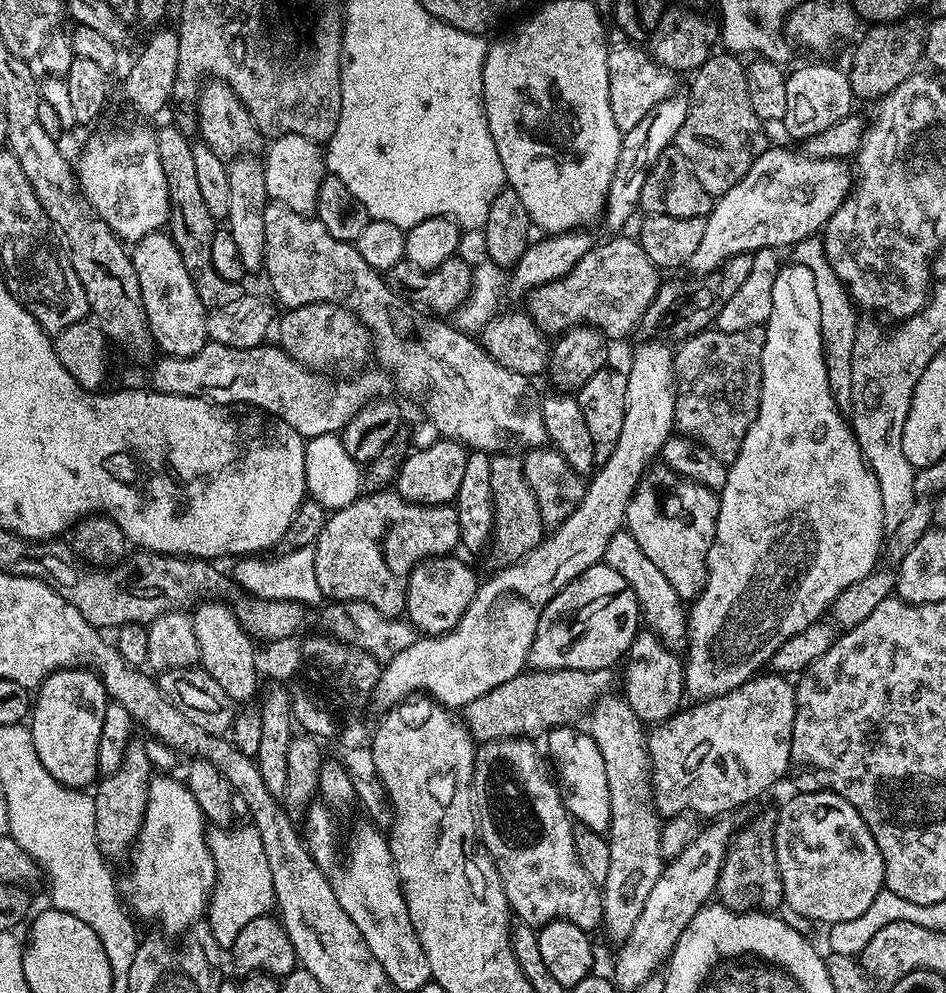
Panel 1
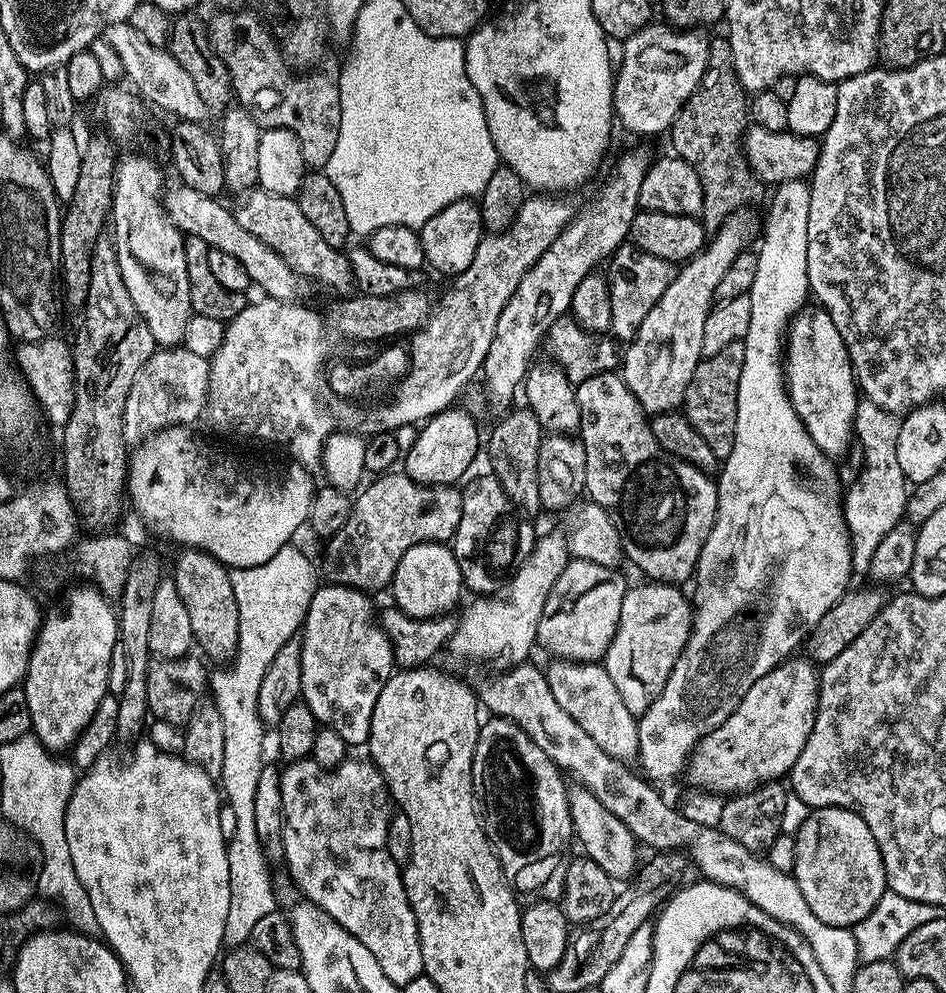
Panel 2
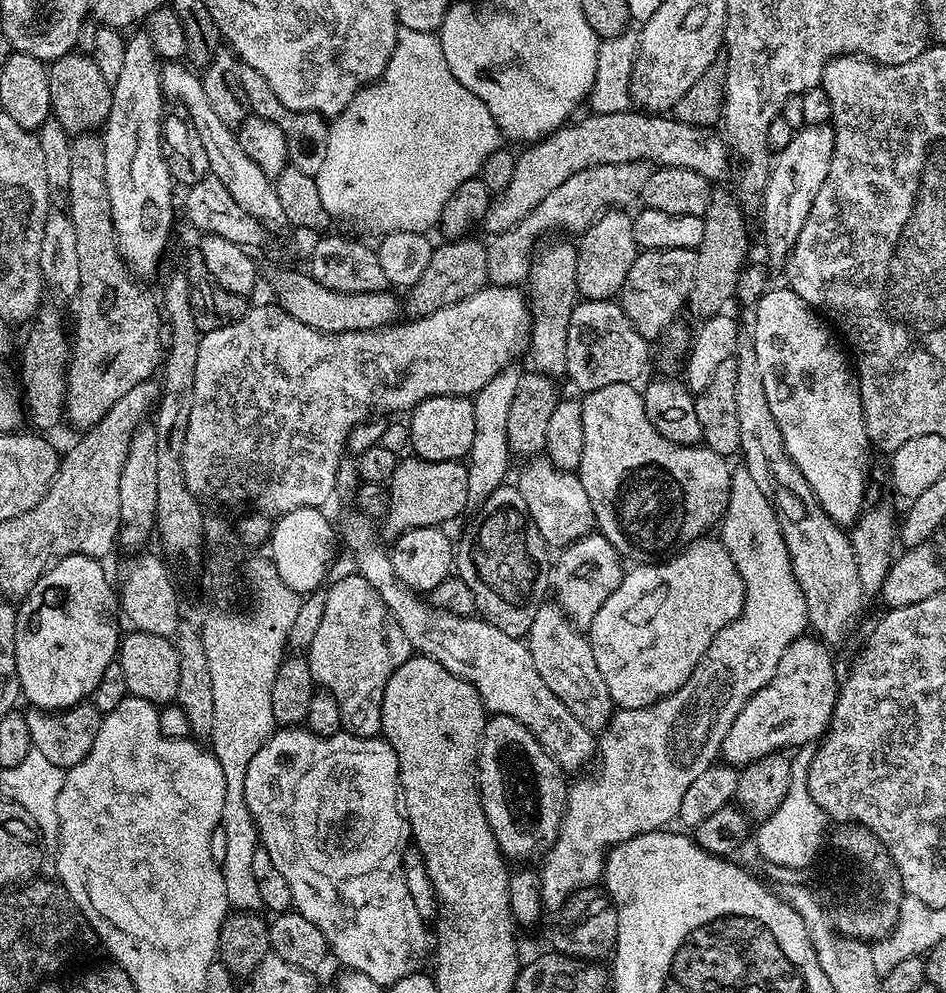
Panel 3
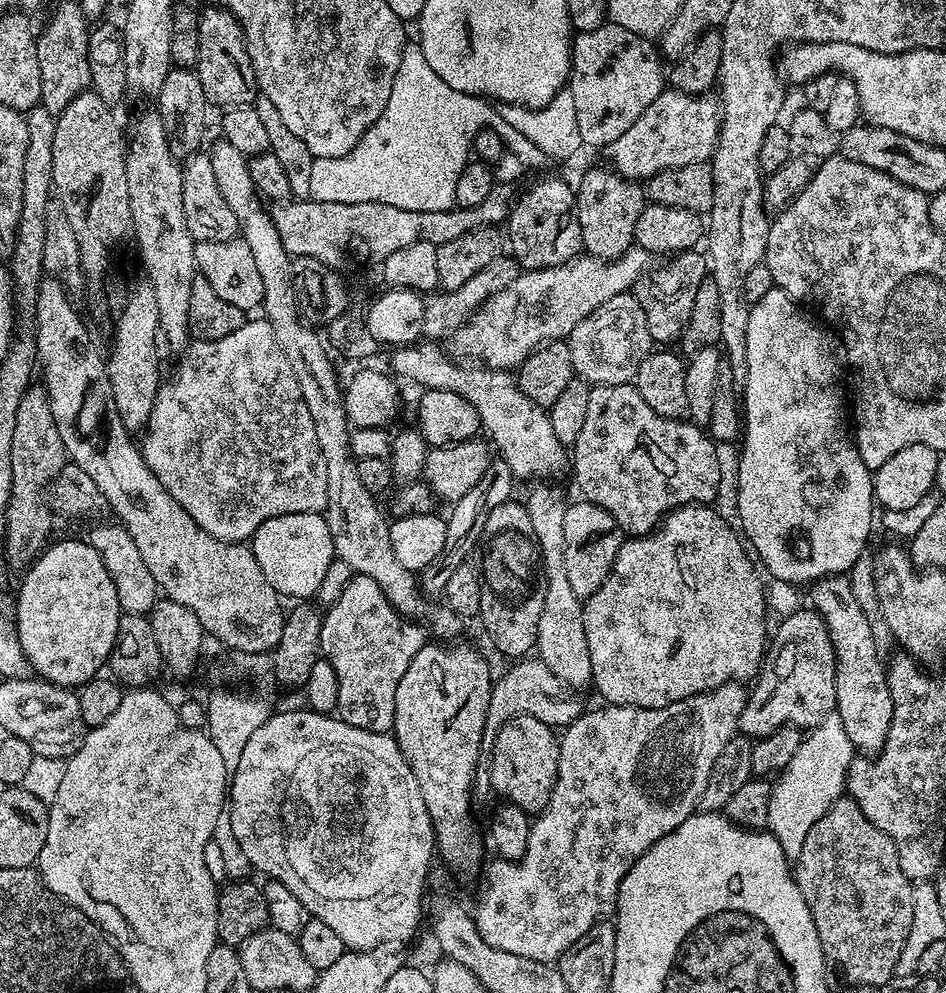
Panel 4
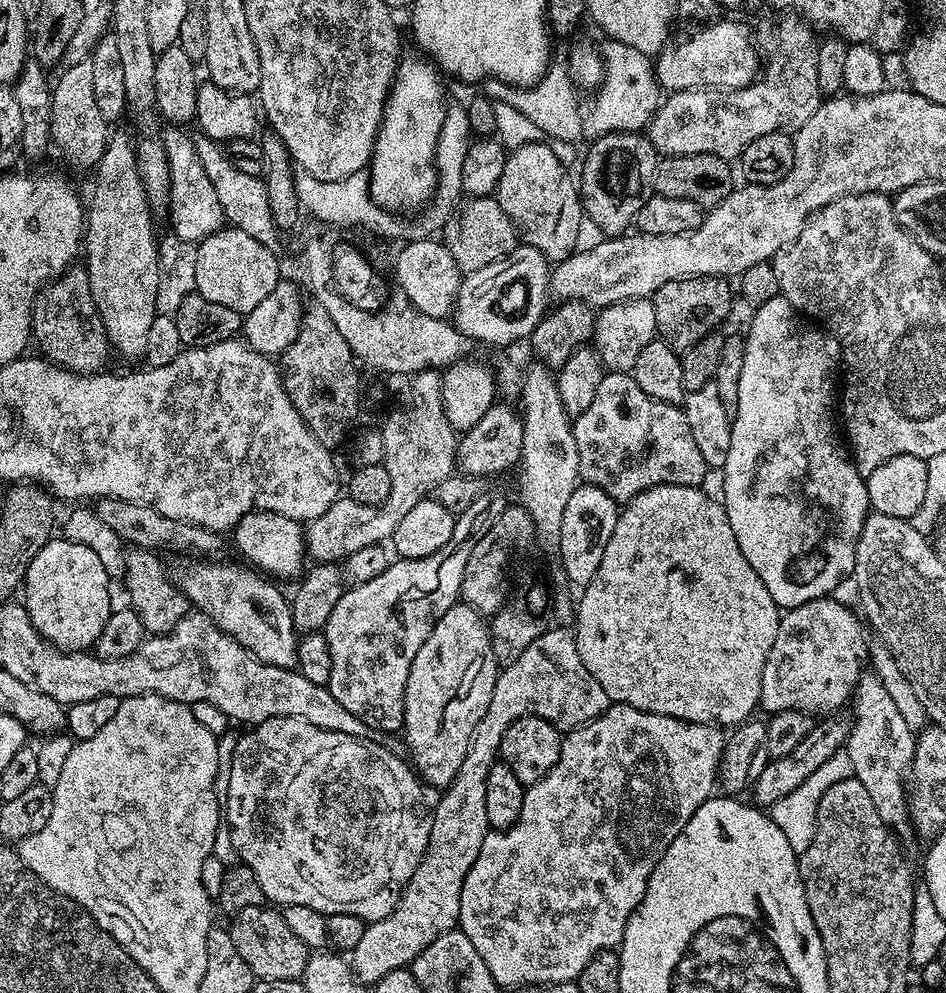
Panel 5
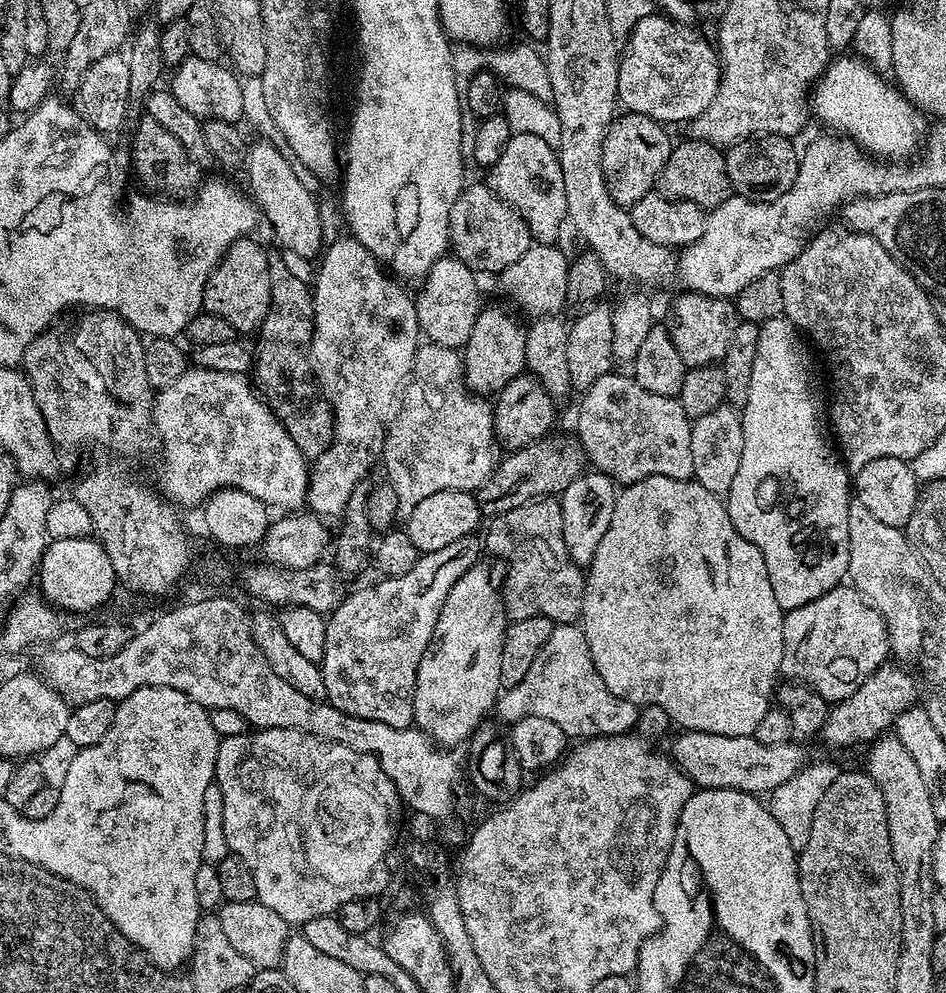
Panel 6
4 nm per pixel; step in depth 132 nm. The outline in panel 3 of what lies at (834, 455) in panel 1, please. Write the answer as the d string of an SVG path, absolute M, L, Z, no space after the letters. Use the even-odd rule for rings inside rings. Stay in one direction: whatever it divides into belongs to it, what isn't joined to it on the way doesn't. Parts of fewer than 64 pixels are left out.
M831 123L797 127L790 138L790 146L775 153L762 193L764 213L760 216L764 223L764 244L774 263L783 265L787 261L792 245L802 230L802 222L806 222L806 214L810 214L810 206L814 206L814 198L818 198L822 182L826 182L826 170L830 170L833 154L834 130ZM743 466L737 467L732 473L732 489L728 506L724 509L724 519L718 528L718 536L726 546L730 558L734 558L744 583L742 610L738 618L734 618L734 622L714 634L706 654L702 654L698 666L694 666L690 678L686 678L681 688L674 690L657 704L613 711L608 725L598 736L600 769L593 780L581 775L576 778L581 780L571 781L556 841L543 853L544 865L539 865L538 871L545 909L559 910L573 892L599 885L604 874L604 858L609 848L647 832L659 832L671 825L668 824L671 820L675 821L679 817L686 790L693 784L694 778L702 774L702 770L717 763L726 730L730 730L742 706L746 706L748 699L770 682L782 654L786 654L786 646L809 631L806 598L802 598L802 590L794 578L792 559L788 557L776 511L766 494L762 494L762 490L754 486L754 478L750 478Z

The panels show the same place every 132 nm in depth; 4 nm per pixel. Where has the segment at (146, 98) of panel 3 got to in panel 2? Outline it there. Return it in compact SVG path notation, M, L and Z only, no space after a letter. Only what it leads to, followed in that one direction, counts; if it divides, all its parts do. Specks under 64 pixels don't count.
M136 152L130 153L129 156L121 155L116 161L116 185L112 188L110 228L113 228L111 231L116 241L118 270L122 270L122 282L126 282L126 290L130 290L130 302L134 302L146 326L150 326L150 334L154 334L156 345L160 348L174 348L183 345L186 324L194 314L190 302L190 278L186 274L185 235L177 228L176 223L165 215L166 204L161 197L165 195L166 183L164 184L164 176L160 173L159 166L148 154Z

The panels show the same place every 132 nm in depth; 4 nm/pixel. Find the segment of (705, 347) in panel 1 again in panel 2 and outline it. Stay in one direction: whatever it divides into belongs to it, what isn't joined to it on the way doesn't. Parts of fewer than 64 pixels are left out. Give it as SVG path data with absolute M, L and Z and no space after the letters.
M743 343L726 346L718 354L704 356L694 370L694 378L684 395L682 411L684 417L706 438L710 450L714 450L717 461L722 462L734 450L734 426L738 422L738 382L742 378L744 365Z

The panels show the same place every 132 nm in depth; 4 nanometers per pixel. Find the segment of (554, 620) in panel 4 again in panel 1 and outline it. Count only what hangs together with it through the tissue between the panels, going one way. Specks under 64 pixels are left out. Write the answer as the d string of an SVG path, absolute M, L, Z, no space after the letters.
M609 694L600 697L595 704L592 705L587 713L586 730L592 736L594 742L598 746L598 754L602 754L602 762L606 766L606 782L610 790L610 822L608 823L608 831L606 839L610 846L610 867L606 869L606 882L602 885L602 895L604 898L604 919L602 921L603 931L608 931L608 936L615 942L622 942L630 934L630 930L634 930L634 922L638 922L638 914L642 914L642 906L646 906L646 898L650 898L650 890L654 890L654 882L658 882L658 878L664 872L666 863L662 854L662 846L660 845L660 829L662 827L662 817L656 810L654 797L652 795L652 759L648 757L648 737L646 735L646 725L643 720L638 718L638 714L634 714L634 710L630 710L627 700L620 694Z

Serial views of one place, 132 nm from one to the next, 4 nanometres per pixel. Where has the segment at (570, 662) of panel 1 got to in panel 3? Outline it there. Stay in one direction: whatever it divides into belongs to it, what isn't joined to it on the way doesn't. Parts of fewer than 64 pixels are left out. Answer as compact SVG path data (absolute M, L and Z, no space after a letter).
M596 530L589 532L573 544L569 544L559 553L559 556L560 561L557 564L555 561L554 571L550 576L555 603L560 605L565 616L577 628L587 629L588 624L594 622L594 614L602 610L602 602L606 602L606 598L610 598L610 594L618 590L620 580L626 571L622 557L614 545Z

